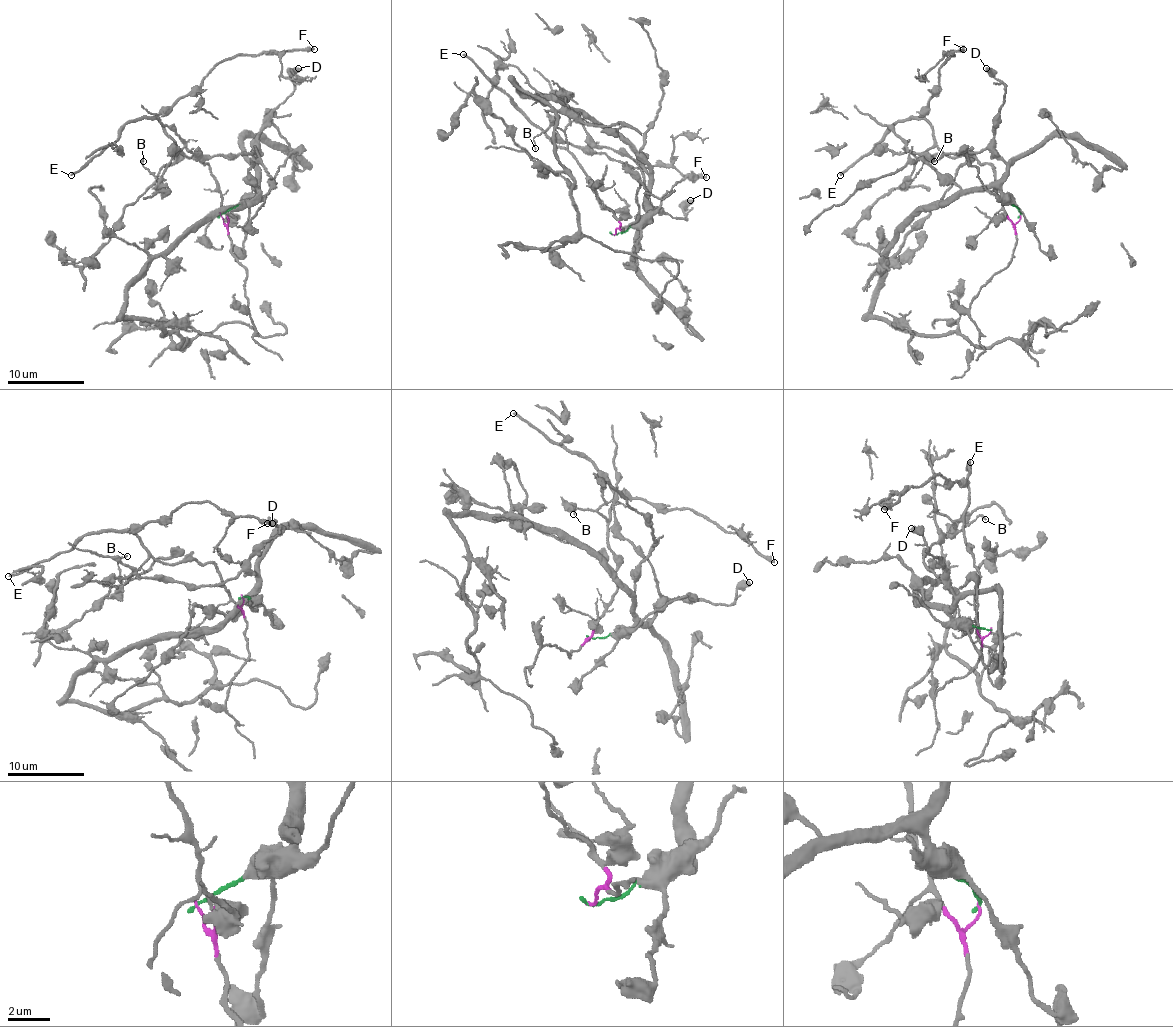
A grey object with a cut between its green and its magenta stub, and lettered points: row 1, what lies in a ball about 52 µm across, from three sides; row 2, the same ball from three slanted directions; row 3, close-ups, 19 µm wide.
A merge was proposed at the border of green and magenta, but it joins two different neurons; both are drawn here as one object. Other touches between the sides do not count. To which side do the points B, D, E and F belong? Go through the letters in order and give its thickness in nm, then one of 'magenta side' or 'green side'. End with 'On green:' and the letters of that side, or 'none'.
B: calibre 170 nm; magenta side
D: calibre 550 nm; green side
E: calibre 220 nm; magenta side
F: calibre 480 nm; magenta side
On green: D

